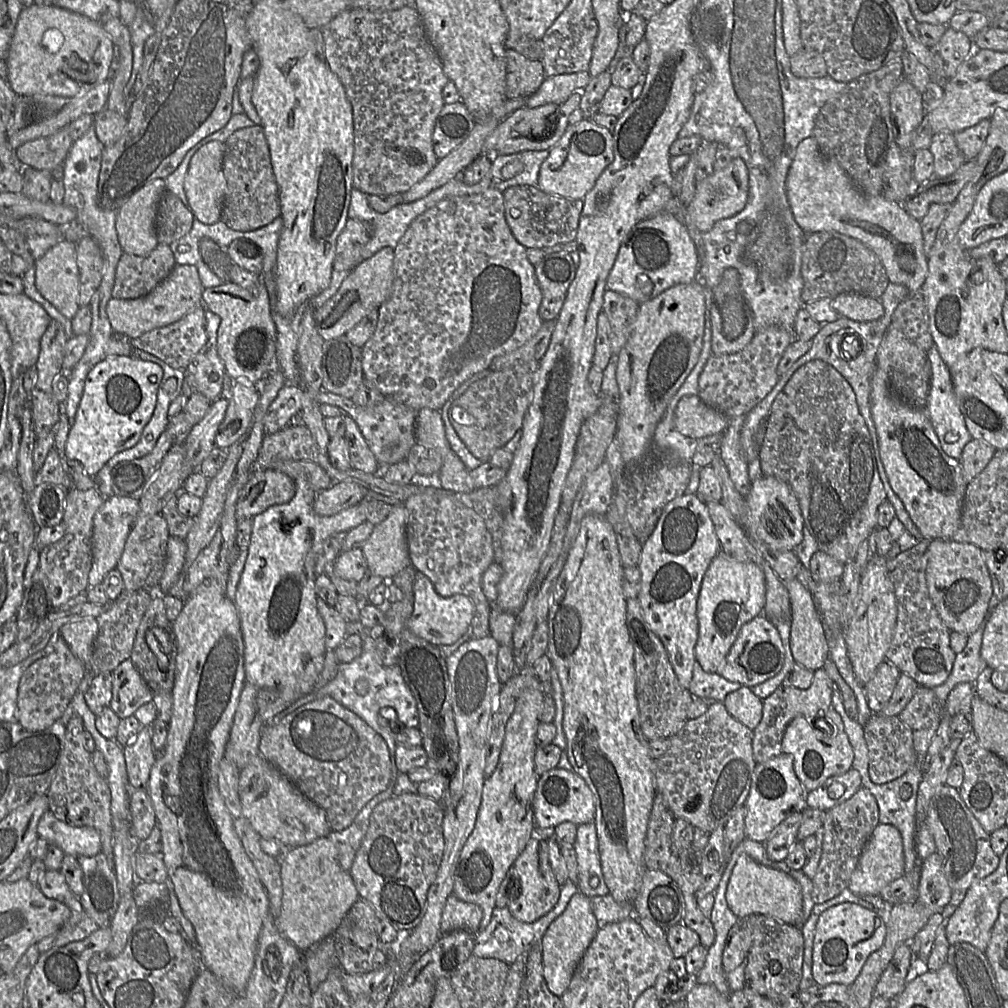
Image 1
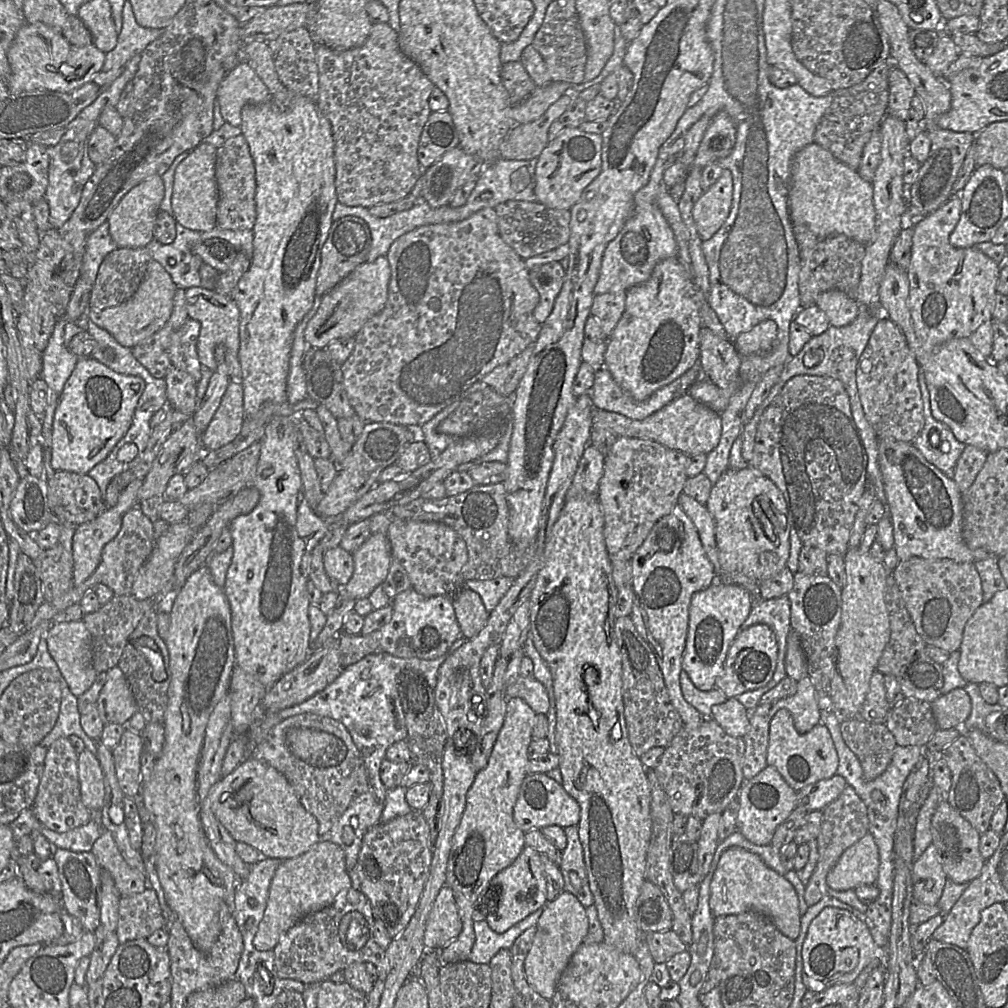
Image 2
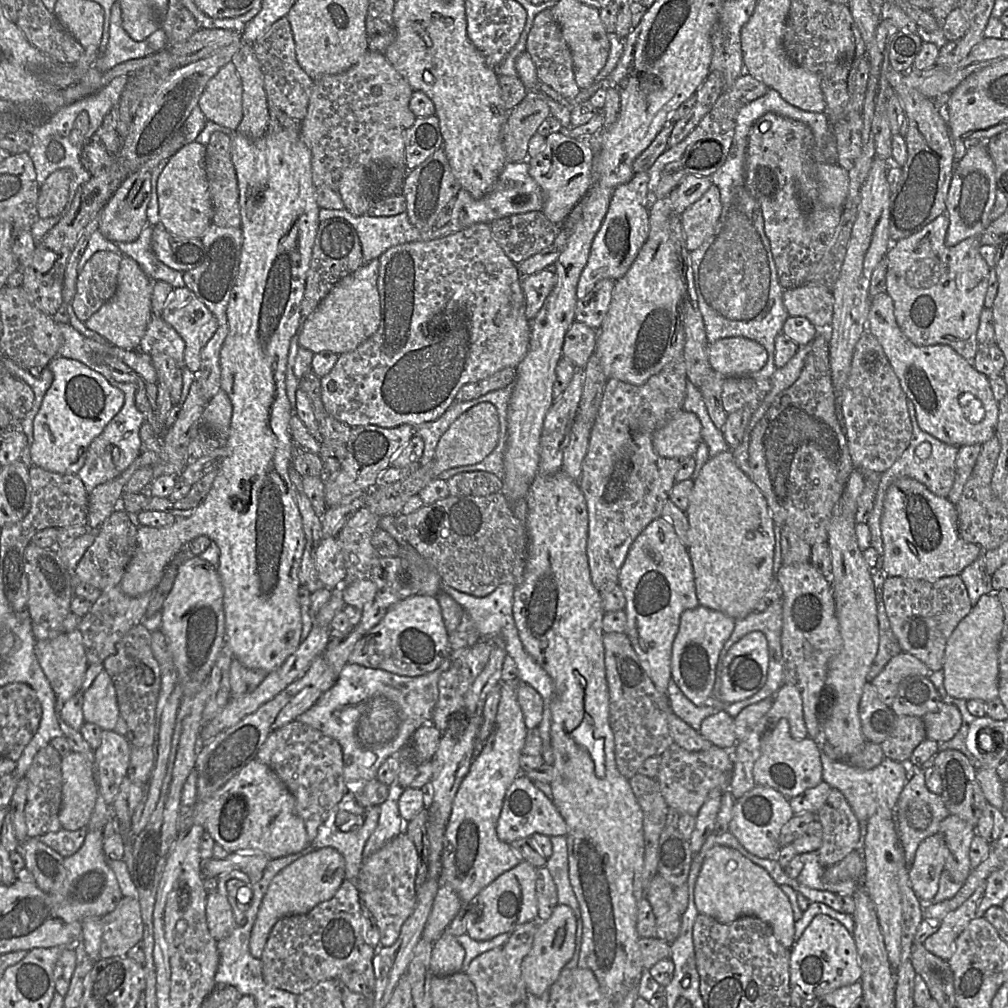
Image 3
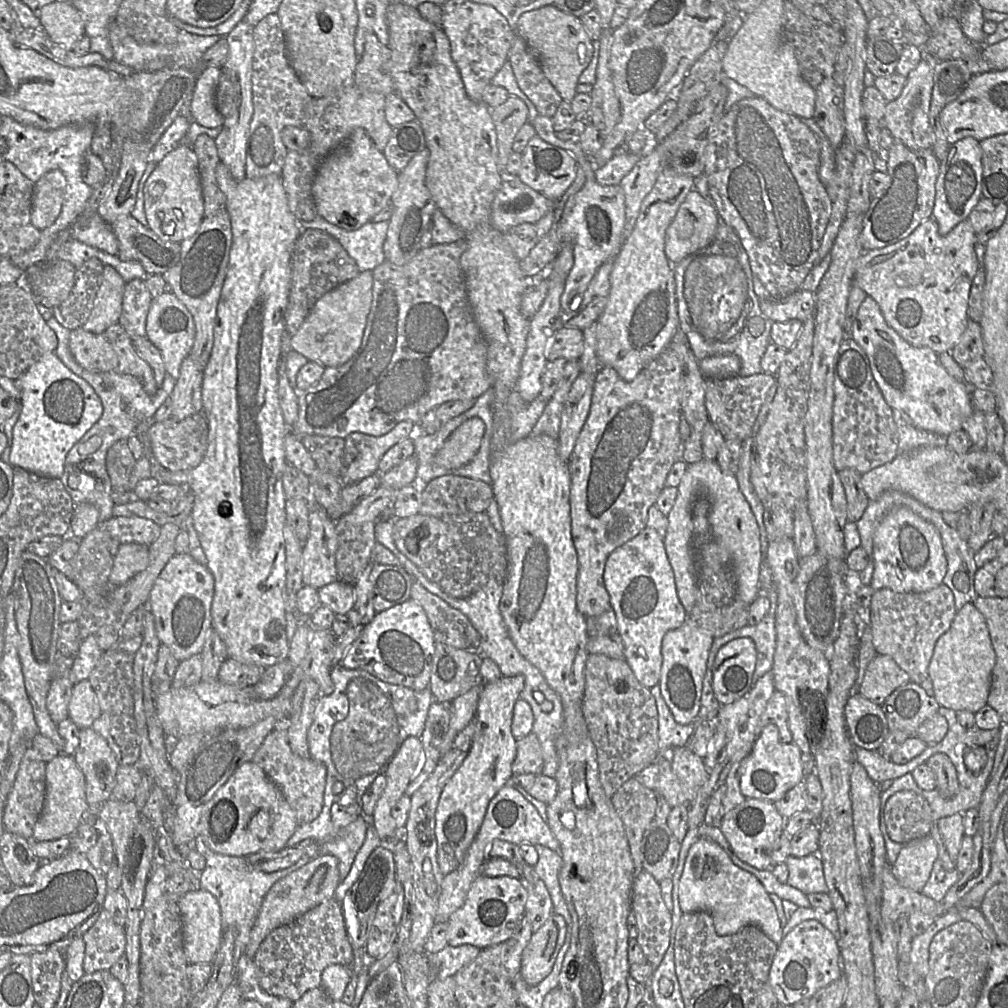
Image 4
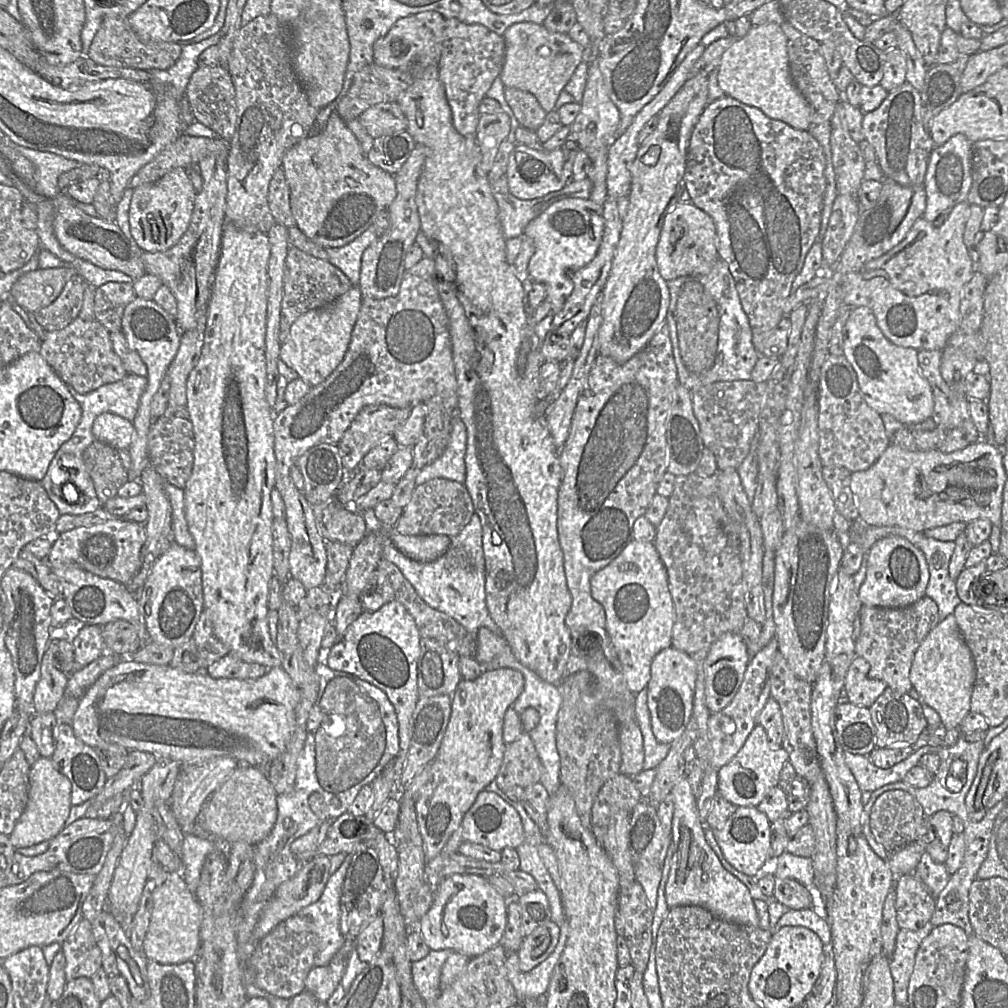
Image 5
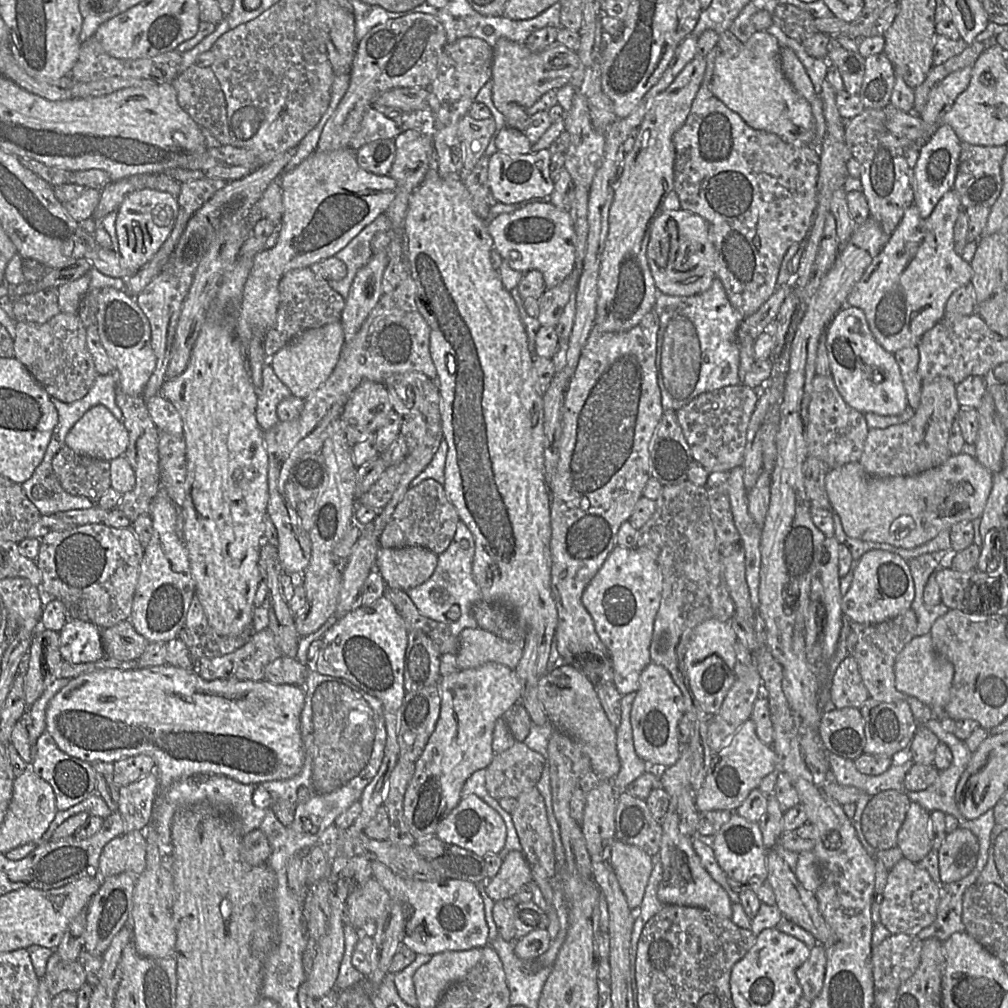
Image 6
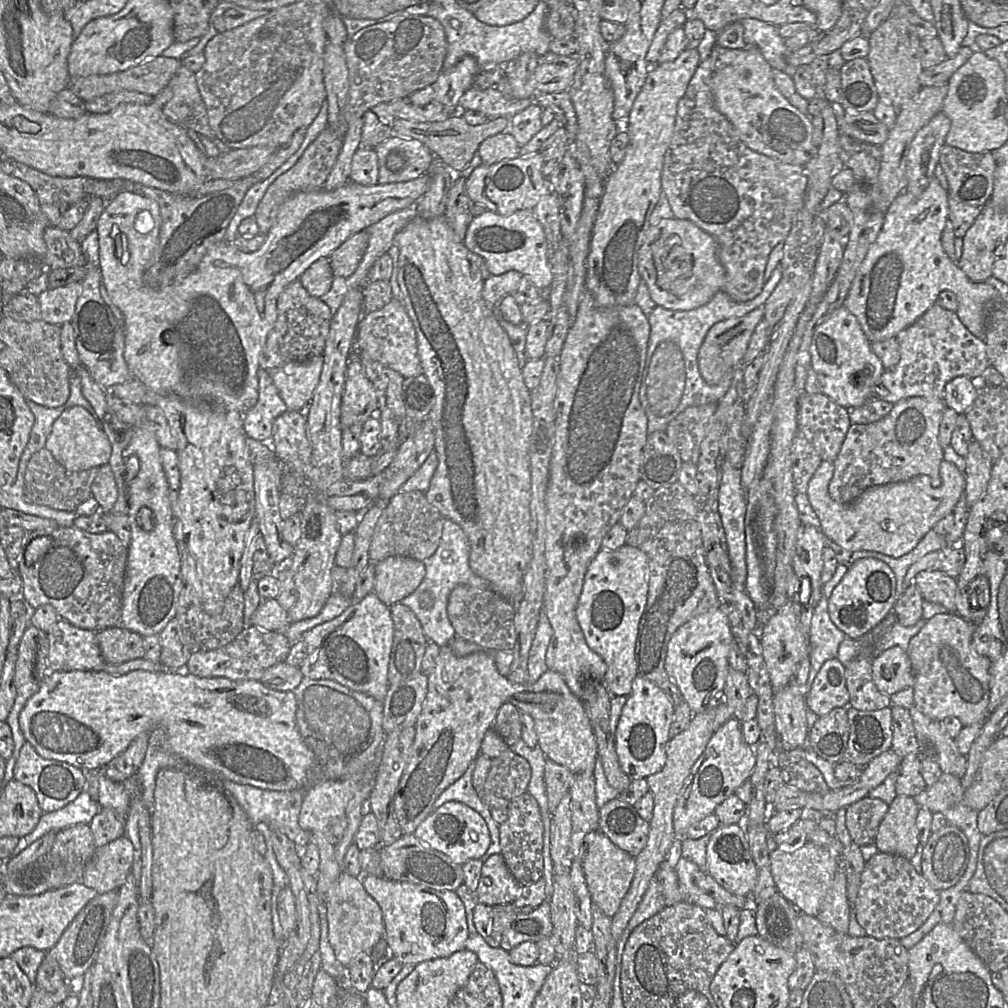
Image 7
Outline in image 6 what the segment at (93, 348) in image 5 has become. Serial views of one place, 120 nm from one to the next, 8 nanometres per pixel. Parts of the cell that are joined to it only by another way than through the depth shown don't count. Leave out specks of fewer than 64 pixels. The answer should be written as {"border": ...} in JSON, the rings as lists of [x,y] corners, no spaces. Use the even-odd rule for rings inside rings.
{"border":[[[60,313],[43,324],[17,322],[14,355],[52,400],[73,403],[83,398],[99,376],[87,345],[87,328],[78,314]]]}

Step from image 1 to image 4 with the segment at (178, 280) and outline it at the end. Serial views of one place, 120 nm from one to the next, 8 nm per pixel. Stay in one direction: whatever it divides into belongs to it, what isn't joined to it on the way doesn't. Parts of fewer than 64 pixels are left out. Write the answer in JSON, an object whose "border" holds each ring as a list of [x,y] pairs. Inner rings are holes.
{"border":[[[106,266],[100,276],[93,308],[85,324],[85,331],[103,333],[118,324],[122,313],[124,289],[127,281],[113,267]]]}

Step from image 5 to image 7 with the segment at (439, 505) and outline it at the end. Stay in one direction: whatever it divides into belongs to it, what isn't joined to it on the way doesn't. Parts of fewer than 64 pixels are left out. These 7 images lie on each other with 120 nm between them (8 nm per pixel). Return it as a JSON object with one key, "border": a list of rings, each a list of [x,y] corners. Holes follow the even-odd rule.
{"border":[[[398,491],[387,501],[372,535],[369,558],[375,564],[391,556],[403,556],[419,561],[430,558],[437,550],[443,530],[444,517],[431,505],[425,492]]]}

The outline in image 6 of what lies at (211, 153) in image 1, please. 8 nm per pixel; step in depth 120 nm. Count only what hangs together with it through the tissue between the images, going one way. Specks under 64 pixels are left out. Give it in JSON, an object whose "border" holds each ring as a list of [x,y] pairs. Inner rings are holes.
{"border":[[[139,189],[128,194],[117,209],[116,240],[112,249],[120,256],[120,264],[132,273],[143,268],[170,236],[179,212],[177,196],[154,189]]]}

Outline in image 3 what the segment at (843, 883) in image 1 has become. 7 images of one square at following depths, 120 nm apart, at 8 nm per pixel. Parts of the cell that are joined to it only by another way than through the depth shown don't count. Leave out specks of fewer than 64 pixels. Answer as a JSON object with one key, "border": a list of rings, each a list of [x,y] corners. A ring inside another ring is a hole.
{"border":[[[832,789],[825,804],[816,812],[822,826],[822,843],[817,850],[819,863],[828,867],[857,849],[860,824],[845,796]]]}

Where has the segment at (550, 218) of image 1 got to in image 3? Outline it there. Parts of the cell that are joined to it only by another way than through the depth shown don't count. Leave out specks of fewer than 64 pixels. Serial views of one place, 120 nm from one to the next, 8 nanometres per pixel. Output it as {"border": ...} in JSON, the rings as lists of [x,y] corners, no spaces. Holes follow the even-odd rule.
{"border":[[[542,210],[506,216],[493,221],[490,227],[495,241],[515,264],[551,246],[561,228],[559,224],[550,222]]]}

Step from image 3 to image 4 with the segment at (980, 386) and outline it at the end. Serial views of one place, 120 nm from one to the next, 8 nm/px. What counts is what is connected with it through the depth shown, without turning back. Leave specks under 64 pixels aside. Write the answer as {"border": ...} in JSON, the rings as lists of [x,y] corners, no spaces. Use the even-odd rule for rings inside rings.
{"border":[[[867,297],[859,306],[847,337],[864,350],[872,375],[894,412],[907,416],[918,428],[944,437],[962,430],[964,422],[975,411],[971,387],[947,372],[937,352],[908,343],[889,327],[879,305],[871,297]]]}

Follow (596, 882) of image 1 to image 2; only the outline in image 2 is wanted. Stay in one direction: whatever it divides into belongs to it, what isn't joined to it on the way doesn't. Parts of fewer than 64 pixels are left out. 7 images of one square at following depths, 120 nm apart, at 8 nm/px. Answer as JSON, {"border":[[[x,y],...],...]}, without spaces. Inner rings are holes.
{"border":[[[566,827],[567,845],[562,852],[559,868],[564,878],[564,891],[574,895],[587,909],[593,904],[593,895],[589,889],[583,847],[579,839],[578,827]]]}

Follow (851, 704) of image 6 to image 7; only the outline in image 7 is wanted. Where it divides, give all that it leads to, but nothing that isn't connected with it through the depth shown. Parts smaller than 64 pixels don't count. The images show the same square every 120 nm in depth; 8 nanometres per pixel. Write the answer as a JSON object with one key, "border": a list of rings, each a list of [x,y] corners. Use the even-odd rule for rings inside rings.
{"border":[[[836,658],[826,661],[810,687],[804,690],[808,710],[818,717],[836,708],[848,707],[846,667]]]}

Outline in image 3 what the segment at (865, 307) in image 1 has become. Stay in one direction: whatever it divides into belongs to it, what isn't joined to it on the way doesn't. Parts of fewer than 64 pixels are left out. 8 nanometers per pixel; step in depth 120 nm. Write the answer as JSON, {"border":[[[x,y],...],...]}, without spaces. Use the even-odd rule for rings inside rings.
{"border":[[[804,285],[785,290],[783,304],[789,317],[805,317],[817,329],[828,329],[832,322],[834,297],[830,287]]]}

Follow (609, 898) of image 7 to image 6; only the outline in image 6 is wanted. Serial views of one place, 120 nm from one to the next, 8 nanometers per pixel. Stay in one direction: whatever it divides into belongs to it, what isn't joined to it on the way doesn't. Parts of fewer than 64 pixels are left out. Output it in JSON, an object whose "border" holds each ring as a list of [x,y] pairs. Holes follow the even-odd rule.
{"border":[[[619,839],[609,846],[609,864],[631,909],[638,909],[654,867],[654,858],[643,850],[627,845]]]}

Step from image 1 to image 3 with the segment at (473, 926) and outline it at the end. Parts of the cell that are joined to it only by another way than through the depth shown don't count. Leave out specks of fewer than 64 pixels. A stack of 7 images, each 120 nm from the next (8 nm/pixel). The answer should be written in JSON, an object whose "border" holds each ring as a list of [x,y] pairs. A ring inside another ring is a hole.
{"border":[[[441,886],[436,894],[422,937],[434,944],[463,907],[459,896],[450,886]]]}

